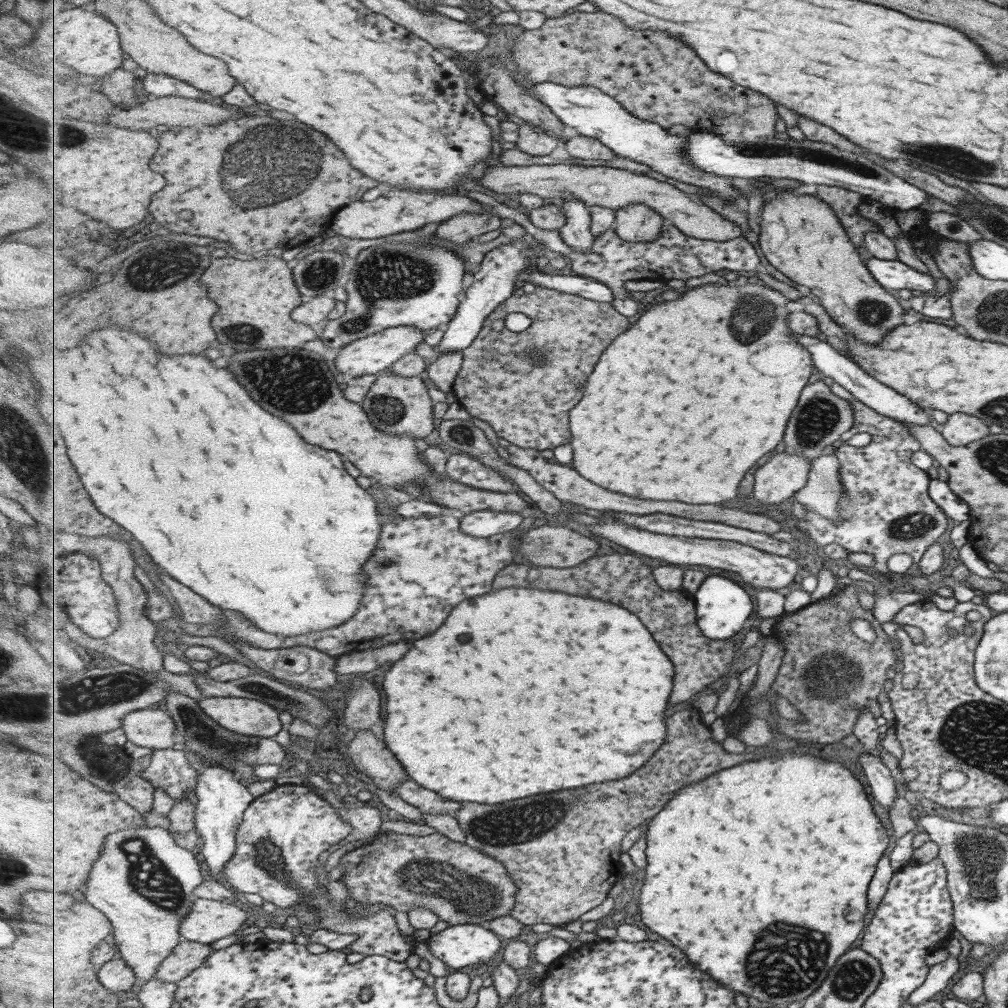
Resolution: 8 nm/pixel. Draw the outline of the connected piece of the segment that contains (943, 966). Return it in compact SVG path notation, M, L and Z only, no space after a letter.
M950 938L948 942L945 942L945 948L947 949L947 960L934 964L929 967L925 980L916 988L914 993L911 993L907 997L906 1002L910 1006L914 1004L923 1004L928 1000L931 1000L937 992L941 992L947 982L953 978L953 974L957 972L960 964L957 963L957 957L960 954L961 948L959 942Z

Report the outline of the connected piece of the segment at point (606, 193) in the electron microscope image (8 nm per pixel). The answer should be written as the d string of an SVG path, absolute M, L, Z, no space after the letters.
M556 164L531 166L493 165L484 170L478 182L482 186L503 194L535 194L544 202L560 202L566 196L578 198L589 207L604 206L621 210L631 204L646 204L685 234L695 238L725 242L744 234L742 226L725 218L699 199L691 200L685 192L667 182L660 182L647 175L634 174L624 169L605 166Z

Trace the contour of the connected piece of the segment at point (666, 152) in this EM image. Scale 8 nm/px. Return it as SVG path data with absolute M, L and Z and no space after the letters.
M545 81L535 83L528 90L549 106L565 125L576 129L579 135L600 140L605 146L612 148L618 156L647 164L653 170L678 181L708 188L723 198L739 194L731 177L705 172L686 158L689 136L679 137L668 134L668 129L659 125L658 122L637 118L617 98L605 94L600 88L594 86L571 88L556 82Z

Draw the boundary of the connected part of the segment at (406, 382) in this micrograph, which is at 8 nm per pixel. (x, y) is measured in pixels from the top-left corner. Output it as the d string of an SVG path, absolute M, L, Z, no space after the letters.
M388 368L380 373L378 380L367 394L362 407L370 415L370 419L378 430L386 434L408 434L415 440L429 436L435 430L433 424L433 398L429 396L427 384L423 384L423 375L399 376Z

